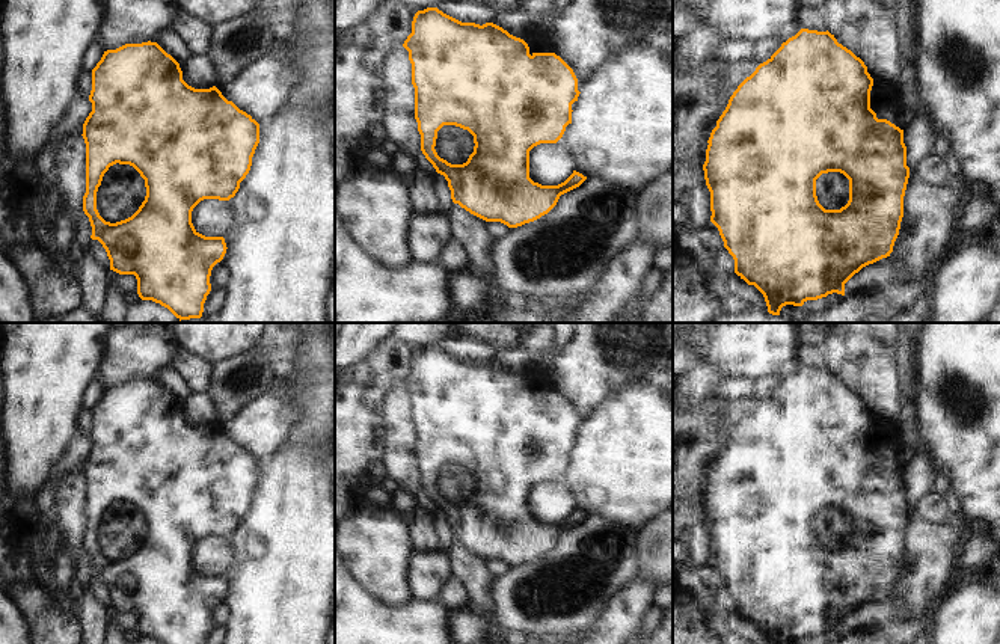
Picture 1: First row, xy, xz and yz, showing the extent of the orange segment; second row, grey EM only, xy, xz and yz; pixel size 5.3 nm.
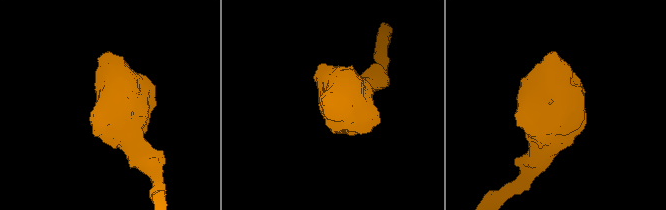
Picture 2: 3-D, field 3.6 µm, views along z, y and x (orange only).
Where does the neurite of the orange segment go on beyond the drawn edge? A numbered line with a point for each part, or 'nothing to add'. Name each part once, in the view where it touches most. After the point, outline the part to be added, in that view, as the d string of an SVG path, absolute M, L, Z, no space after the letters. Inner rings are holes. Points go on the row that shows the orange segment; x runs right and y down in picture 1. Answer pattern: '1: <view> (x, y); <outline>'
1: xy (122, 190); M113 164L97 192L97 210L110 223L131 217L146 196L145 179L130 164Z

